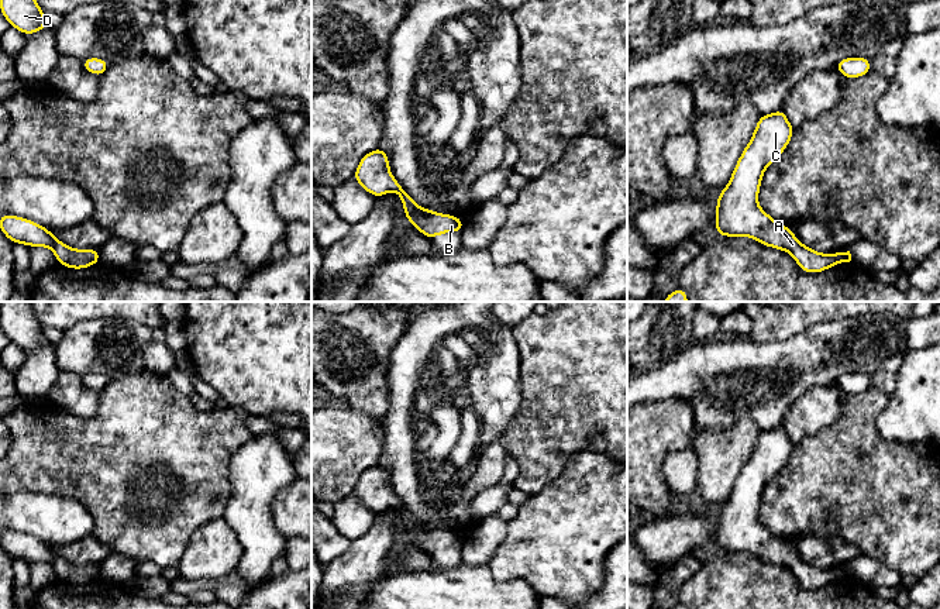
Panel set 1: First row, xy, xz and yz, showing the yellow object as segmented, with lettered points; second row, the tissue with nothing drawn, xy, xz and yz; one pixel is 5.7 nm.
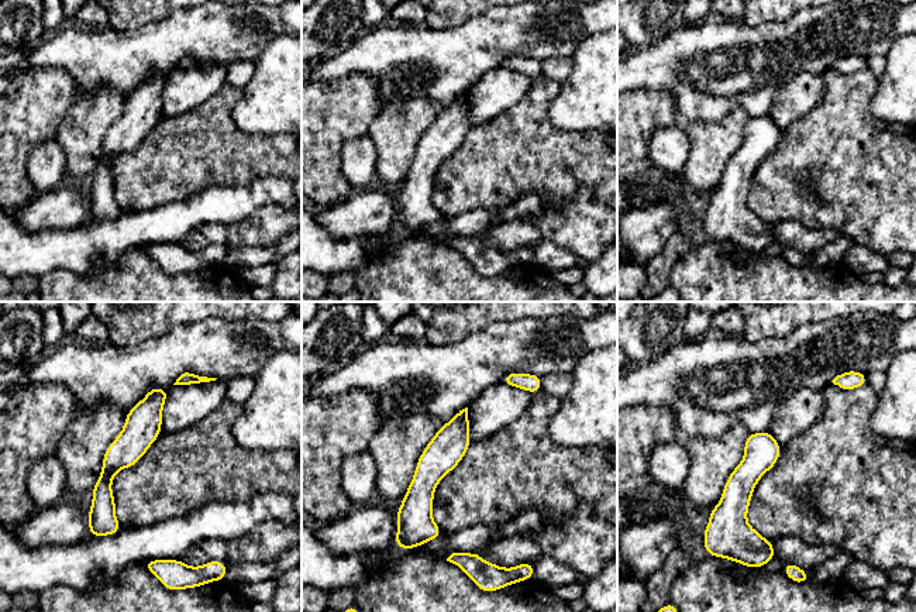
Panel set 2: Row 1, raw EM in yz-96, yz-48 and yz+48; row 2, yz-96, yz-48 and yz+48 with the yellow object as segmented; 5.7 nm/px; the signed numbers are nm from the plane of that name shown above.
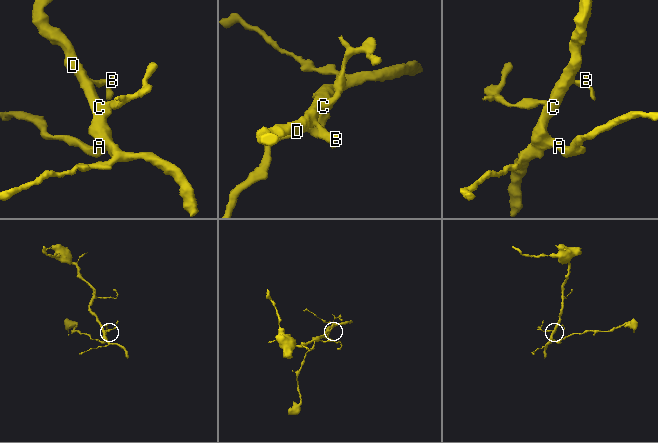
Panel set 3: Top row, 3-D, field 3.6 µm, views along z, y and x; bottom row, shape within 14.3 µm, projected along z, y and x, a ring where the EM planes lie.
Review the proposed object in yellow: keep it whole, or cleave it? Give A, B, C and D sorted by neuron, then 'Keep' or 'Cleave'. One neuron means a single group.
Groups: A B C D. Keep

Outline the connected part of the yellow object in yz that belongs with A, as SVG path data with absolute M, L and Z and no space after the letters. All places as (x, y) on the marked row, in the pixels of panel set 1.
M782 109L761 114L753 137L743 149L730 182L719 192L716 227L719 237L748 237L775 250L786 251L806 273L819 273L851 261L850 251L822 254L802 244L791 228L775 221L758 204L765 169L778 159L793 135L793 125Z

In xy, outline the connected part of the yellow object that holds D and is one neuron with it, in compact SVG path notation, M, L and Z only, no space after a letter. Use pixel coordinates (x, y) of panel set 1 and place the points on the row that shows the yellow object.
M0 0L0 11L10 27L24 35L39 32L48 25L45 11L41 10L37 0Z

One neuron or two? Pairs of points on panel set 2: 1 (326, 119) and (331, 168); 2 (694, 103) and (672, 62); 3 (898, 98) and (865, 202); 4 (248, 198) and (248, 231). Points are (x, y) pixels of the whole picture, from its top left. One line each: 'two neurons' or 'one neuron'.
1: one neuron
2: one neuron
3: two neurons
4: two neurons

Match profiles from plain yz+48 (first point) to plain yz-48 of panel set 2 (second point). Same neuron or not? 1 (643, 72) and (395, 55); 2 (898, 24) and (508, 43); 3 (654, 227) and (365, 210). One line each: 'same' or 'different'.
1: same
2: same
3: same

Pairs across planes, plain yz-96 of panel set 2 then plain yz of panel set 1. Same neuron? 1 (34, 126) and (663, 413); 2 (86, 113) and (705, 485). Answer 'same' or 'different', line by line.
1: same
2: same

